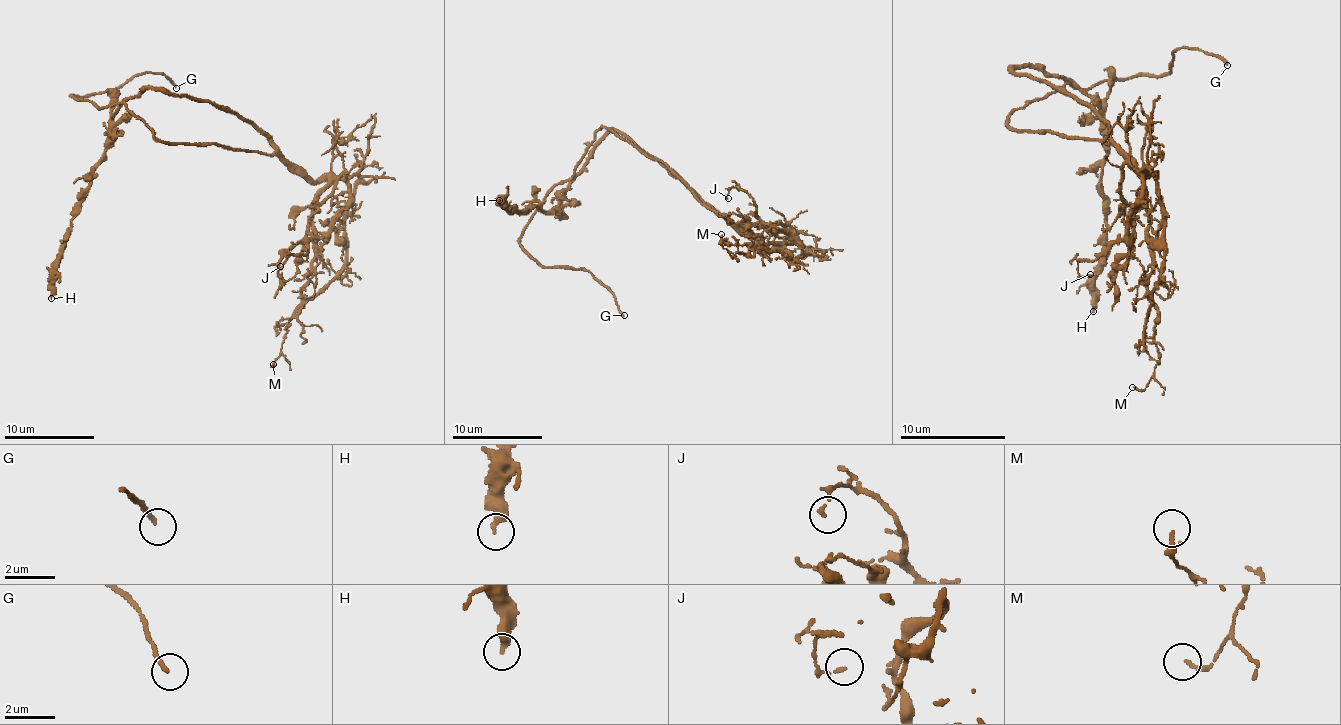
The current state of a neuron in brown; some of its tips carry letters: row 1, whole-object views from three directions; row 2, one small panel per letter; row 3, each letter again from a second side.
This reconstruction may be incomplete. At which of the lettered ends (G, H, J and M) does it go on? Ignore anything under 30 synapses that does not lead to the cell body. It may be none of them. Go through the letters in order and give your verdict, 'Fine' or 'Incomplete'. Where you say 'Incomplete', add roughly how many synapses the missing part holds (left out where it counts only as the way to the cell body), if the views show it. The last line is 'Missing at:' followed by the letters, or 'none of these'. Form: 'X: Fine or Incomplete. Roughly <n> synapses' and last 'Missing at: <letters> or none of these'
G: Incomplete
H: Fine
J: Fine
M: Fine
Missing at: G

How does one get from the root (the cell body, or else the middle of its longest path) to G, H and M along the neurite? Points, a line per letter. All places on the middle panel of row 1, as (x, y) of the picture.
G: (658, 162), (601, 128), (574, 173), (551, 189), (520, 239), (542, 266), (590, 273), (624, 315)
H: (658, 162), (601, 128), (570, 178), (563, 200), (554, 209), (531, 207), (518, 211), (499, 200)
M: (658, 162), (712, 209), (769, 248), (775, 245), (732, 257), (721, 245), (721, 234)

